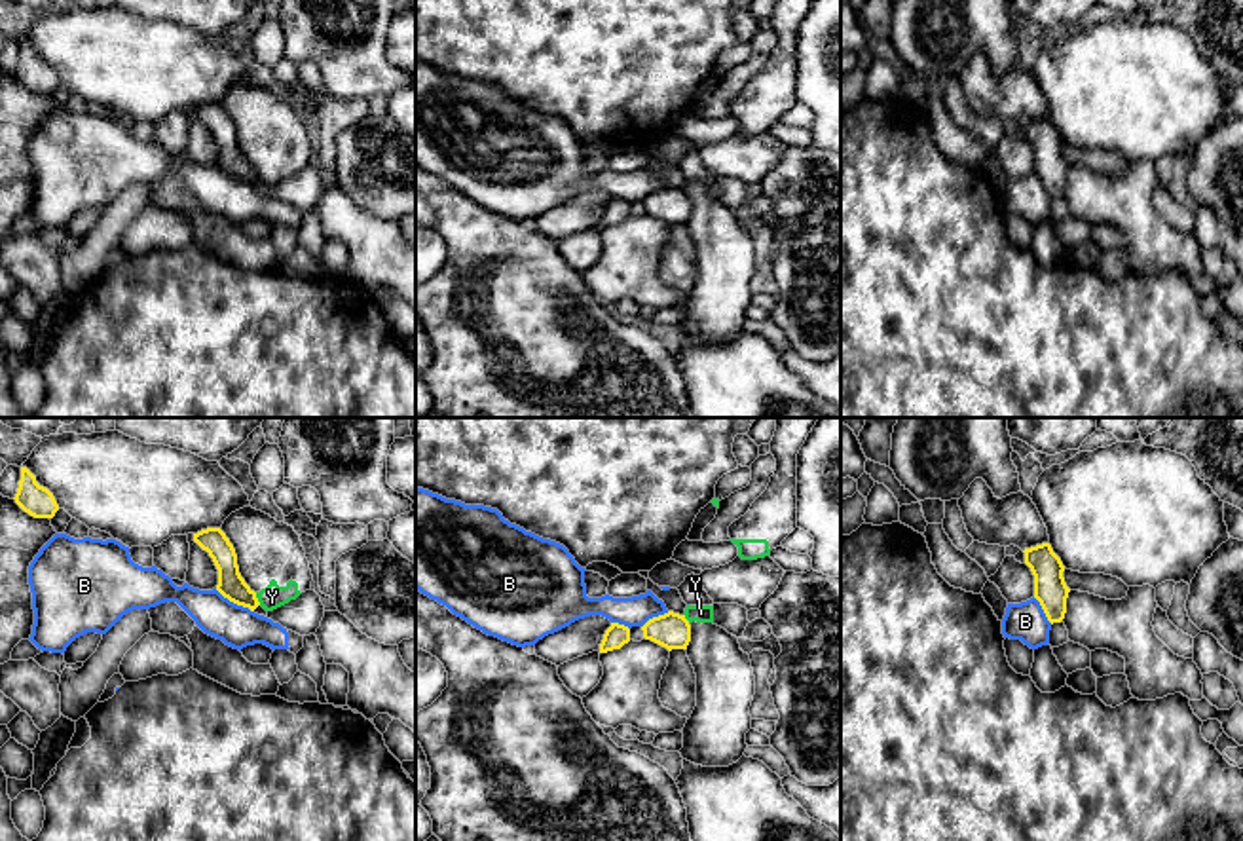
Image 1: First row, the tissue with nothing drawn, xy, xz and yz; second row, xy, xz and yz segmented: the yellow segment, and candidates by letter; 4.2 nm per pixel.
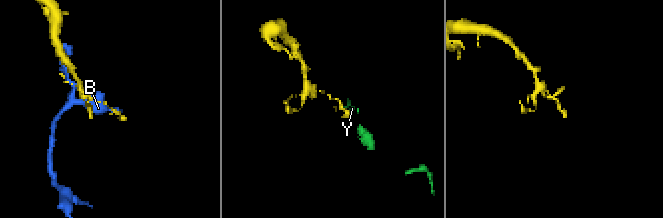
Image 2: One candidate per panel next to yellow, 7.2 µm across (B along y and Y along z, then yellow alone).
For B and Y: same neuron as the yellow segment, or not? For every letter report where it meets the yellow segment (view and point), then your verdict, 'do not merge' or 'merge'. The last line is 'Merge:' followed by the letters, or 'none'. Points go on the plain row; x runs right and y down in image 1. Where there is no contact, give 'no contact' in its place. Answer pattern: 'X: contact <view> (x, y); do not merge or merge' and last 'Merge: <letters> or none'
B: contact xy (234, 177); do not merge
Y: contact xy (257, 173); do not merge
Merge: none

